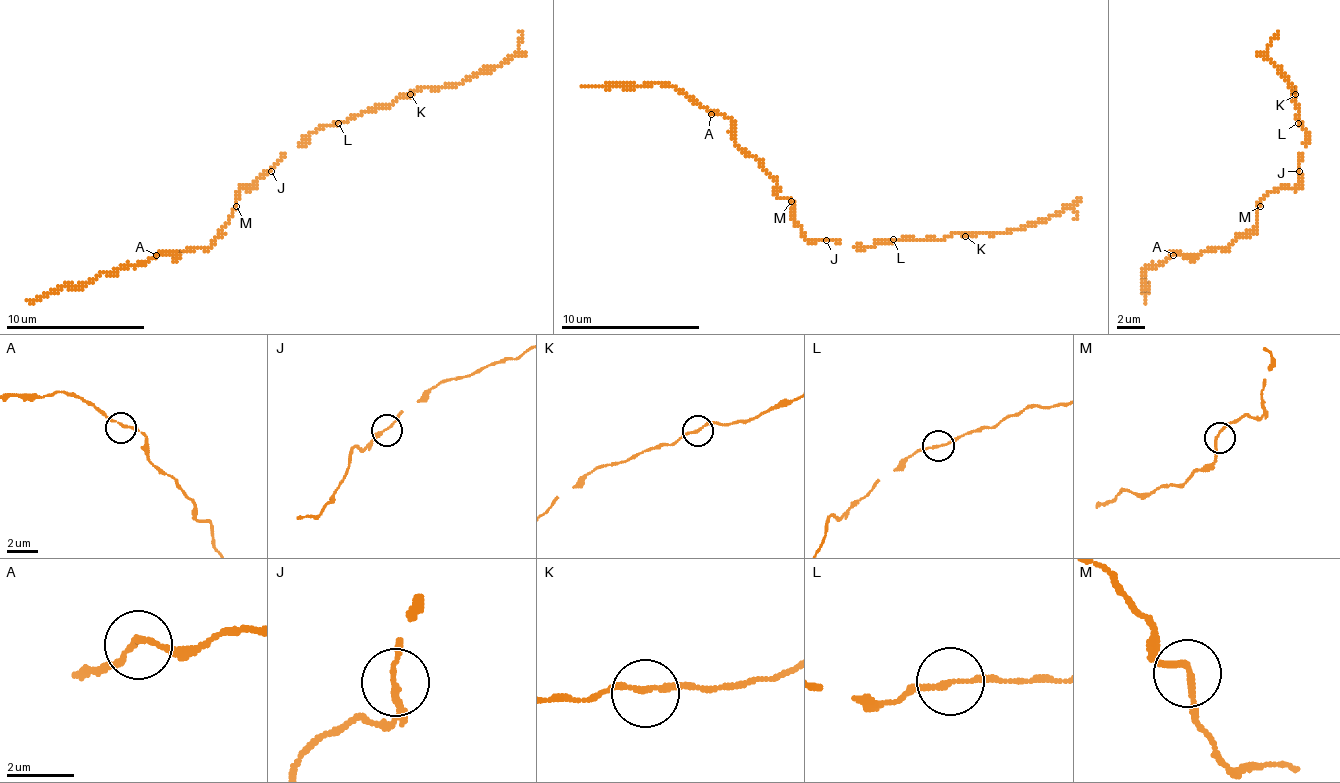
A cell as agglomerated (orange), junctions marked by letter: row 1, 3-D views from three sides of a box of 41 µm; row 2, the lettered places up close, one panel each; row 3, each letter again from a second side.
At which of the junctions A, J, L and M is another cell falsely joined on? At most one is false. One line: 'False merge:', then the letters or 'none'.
False merge: L

